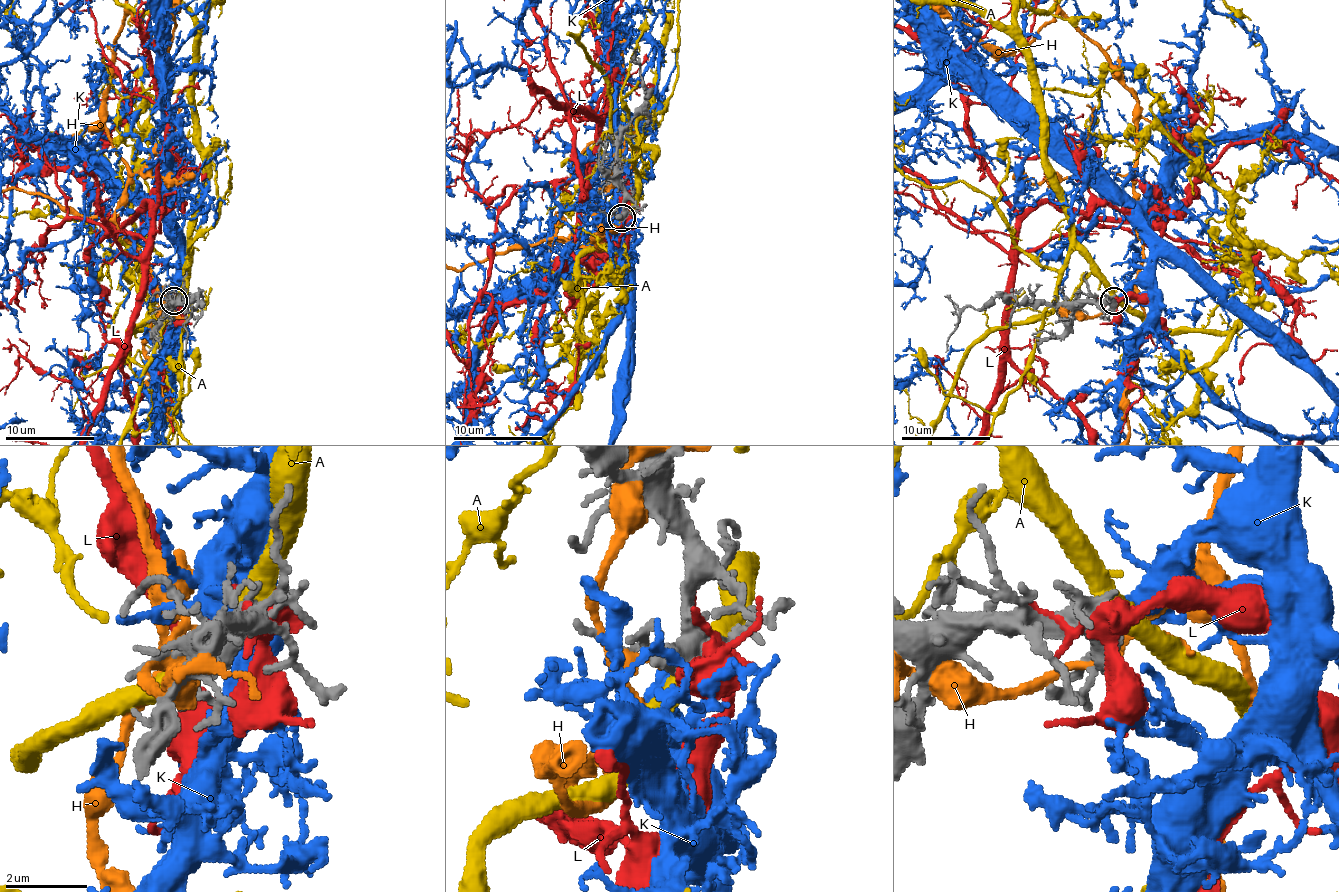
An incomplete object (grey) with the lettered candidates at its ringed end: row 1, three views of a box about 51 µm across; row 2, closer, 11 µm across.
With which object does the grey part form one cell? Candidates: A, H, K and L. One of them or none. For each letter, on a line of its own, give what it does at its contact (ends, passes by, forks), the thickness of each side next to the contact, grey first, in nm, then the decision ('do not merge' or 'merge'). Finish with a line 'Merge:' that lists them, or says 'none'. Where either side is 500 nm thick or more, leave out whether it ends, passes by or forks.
A: 440 nm thick on the grey side, 500 nm on the other; do not merge
H: it passes by; 240 nm thick on the grey side, 360 nm on the other; do not merge
K: it ends there; 440 nm thick on the grey side, 400 nm on the other; merge
L: it ends there; 420 nm thick on the grey side, 320 nm on the other; do not merge
Merge: K

